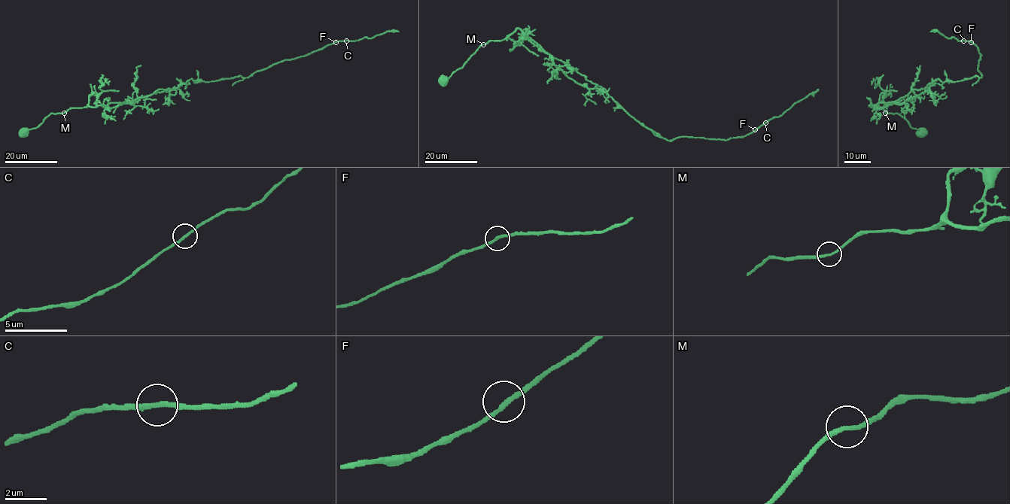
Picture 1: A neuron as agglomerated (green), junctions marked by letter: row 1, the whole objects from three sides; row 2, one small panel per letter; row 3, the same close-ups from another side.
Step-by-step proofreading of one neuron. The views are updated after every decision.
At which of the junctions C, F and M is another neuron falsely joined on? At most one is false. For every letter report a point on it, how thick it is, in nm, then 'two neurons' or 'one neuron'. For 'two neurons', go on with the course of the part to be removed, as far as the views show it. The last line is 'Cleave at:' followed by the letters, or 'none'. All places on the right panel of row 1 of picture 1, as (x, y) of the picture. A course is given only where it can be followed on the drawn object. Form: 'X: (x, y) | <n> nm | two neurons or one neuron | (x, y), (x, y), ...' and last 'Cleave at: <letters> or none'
C: (963, 40) | 190 nm | one neuron
F: (971, 42) | 190 nm | one neuron
M: (885, 113) | 190 nm | one neuron
Cleave at: none

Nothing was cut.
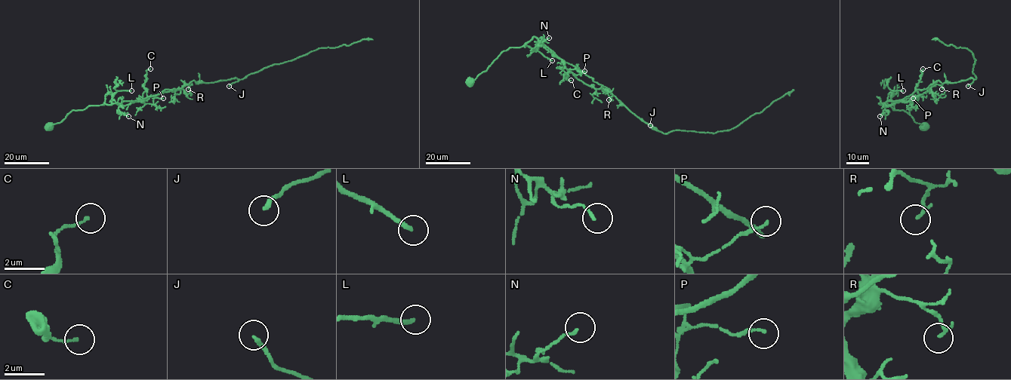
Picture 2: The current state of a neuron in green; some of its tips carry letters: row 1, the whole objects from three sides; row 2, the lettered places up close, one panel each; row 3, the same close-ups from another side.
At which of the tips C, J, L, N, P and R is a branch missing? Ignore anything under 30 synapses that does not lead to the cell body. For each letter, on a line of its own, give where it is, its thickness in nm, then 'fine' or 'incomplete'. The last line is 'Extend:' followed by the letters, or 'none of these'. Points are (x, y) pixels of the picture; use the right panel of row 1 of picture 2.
C: (923, 68) | 110 nm | fine
J: (968, 86) | 200 nm | fine
L: (903, 90) | 240 nm | incomplete
N: (880, 116) | 140 nm | fine
P: (913, 98) | 160 nm | fine
R: (941, 89) | 160 nm | fine
Extend: L

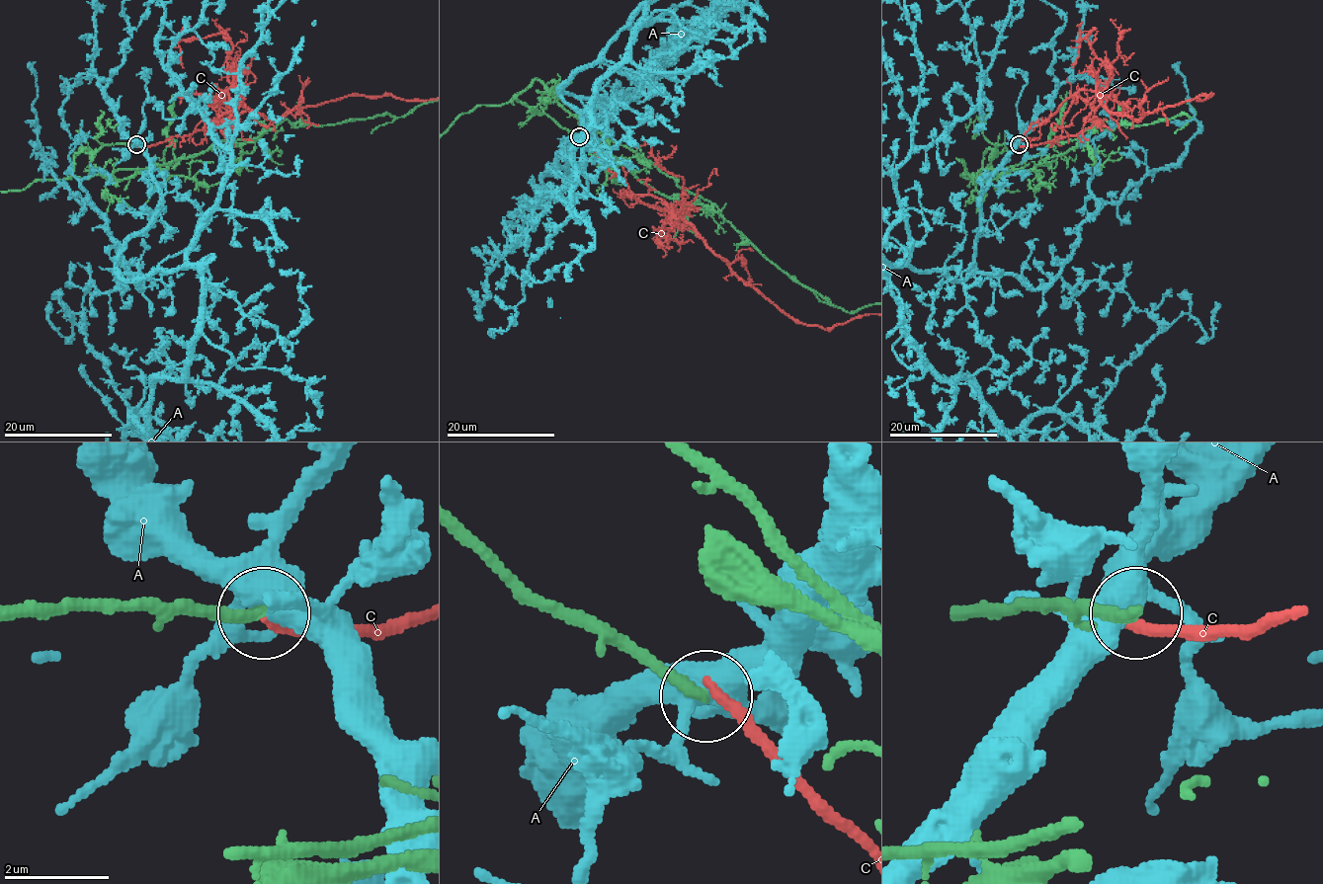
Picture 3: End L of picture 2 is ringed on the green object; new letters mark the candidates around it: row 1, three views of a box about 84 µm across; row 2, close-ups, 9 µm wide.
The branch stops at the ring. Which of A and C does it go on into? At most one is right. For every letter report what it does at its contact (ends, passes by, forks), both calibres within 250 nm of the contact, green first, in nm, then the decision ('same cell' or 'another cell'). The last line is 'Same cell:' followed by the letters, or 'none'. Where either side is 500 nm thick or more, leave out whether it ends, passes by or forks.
A: calibres 240 and 500 nm; another cell
C: it ends; calibres 240 and 180 nm; another cell
Same cell: none

